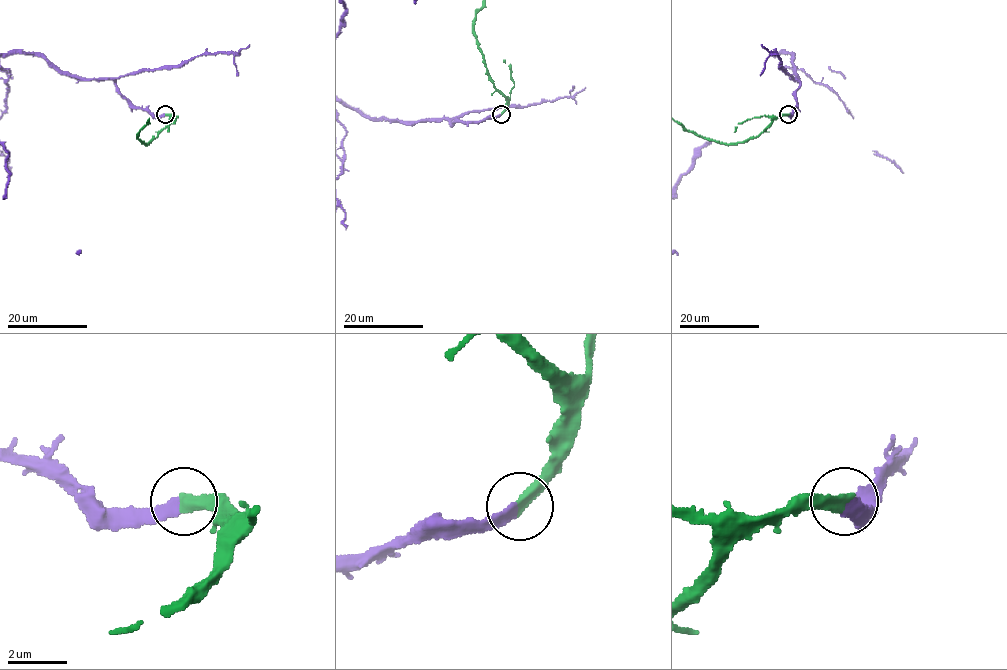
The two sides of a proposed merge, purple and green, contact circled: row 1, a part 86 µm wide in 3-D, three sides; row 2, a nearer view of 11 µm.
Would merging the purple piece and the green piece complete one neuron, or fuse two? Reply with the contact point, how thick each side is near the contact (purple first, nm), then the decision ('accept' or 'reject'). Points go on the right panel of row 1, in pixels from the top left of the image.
place (788, 114); calibres 320 and 360 nm; accept

